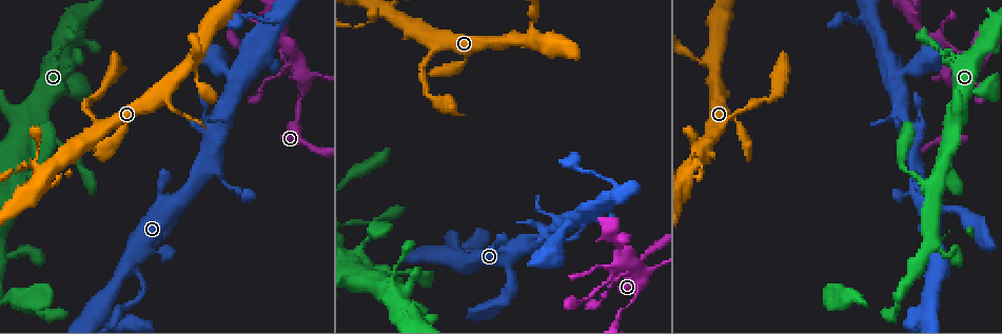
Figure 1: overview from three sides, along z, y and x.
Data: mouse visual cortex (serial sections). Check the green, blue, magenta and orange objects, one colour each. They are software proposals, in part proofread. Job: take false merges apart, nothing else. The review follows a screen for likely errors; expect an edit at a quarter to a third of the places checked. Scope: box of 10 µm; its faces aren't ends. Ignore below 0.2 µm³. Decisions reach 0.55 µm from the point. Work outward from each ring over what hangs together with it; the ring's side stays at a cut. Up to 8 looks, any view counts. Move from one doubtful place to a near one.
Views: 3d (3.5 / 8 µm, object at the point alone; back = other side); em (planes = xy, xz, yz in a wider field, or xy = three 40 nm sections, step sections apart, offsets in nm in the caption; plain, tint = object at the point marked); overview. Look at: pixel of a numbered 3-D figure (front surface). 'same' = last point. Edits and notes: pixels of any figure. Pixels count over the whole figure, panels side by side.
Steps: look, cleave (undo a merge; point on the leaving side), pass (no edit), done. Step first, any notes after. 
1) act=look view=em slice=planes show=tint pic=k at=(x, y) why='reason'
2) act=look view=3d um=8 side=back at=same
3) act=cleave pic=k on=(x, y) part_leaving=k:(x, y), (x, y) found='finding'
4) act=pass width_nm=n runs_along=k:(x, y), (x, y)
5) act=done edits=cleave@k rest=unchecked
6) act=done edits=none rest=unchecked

act=look view=3d um=3.5 pic=1 at=(34, 169)

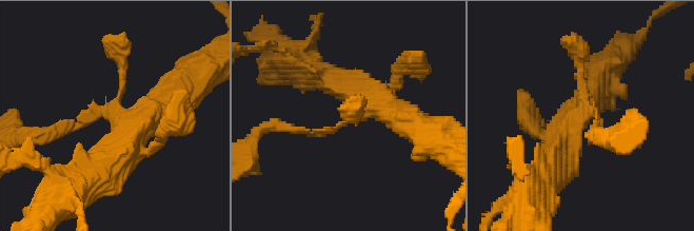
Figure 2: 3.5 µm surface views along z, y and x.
act=look view=em slice=xy step=2 show=tint pic=2 at=(585, 115)

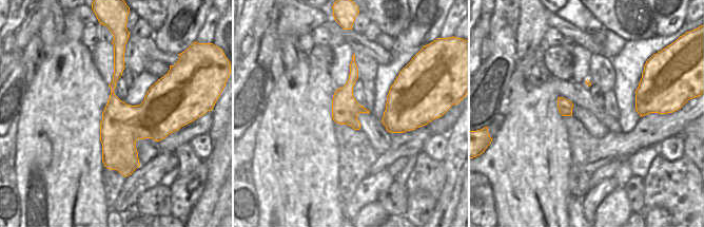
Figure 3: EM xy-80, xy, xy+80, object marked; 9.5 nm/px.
act=pass runs_along=3:(119, 57), (112, 86), (112, 167) found='all the same cell'

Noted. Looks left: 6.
act=look view=3d um=3.5 pic=1 at=(133, 306) why='closes a loop'

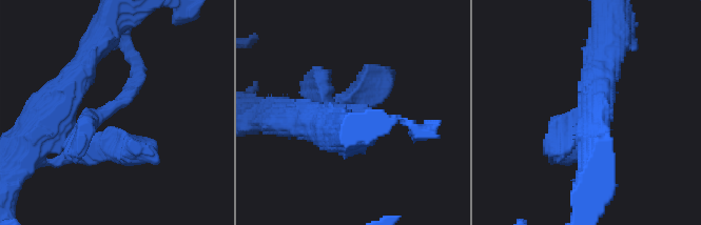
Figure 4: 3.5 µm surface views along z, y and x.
act=look view=em slice=xy step=5 show=tint pic=4 at=(349, 107) why='now the EM'

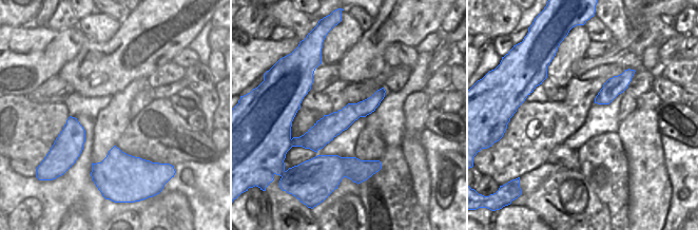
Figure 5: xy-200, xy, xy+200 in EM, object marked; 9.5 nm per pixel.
act=pass runs_along=4:(52, 118), (83, 127), (116, 108) found='one cell here'

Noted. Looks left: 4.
act=look view=3d um=3.5 side=back pic=1 at=(304, 86) why='sudden change in width'

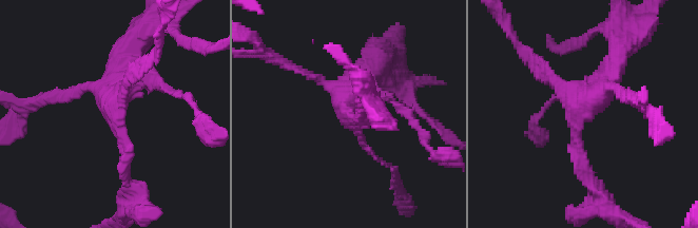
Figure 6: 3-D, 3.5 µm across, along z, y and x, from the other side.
act=look view=em slice=xy step=2 show=tint pic=6 at=(350, 118)

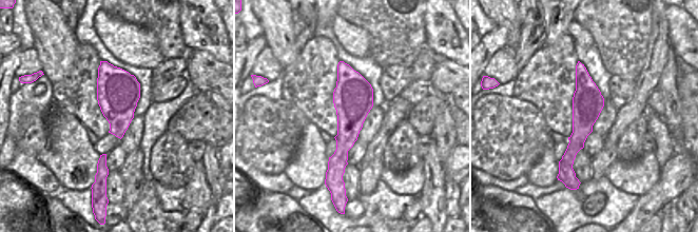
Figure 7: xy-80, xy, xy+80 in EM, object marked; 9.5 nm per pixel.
act=look view=em slice=xy step=3 show=tint at=same

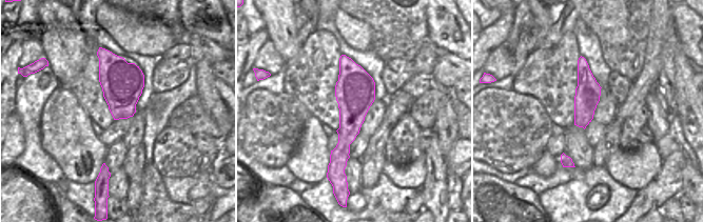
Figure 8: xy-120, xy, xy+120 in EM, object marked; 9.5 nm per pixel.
act=pass runs_along=6:(585, 171), (574, 116), (617, 52) found='continuous, no second cell'

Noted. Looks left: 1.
act=done edits=none rest=unchecked

